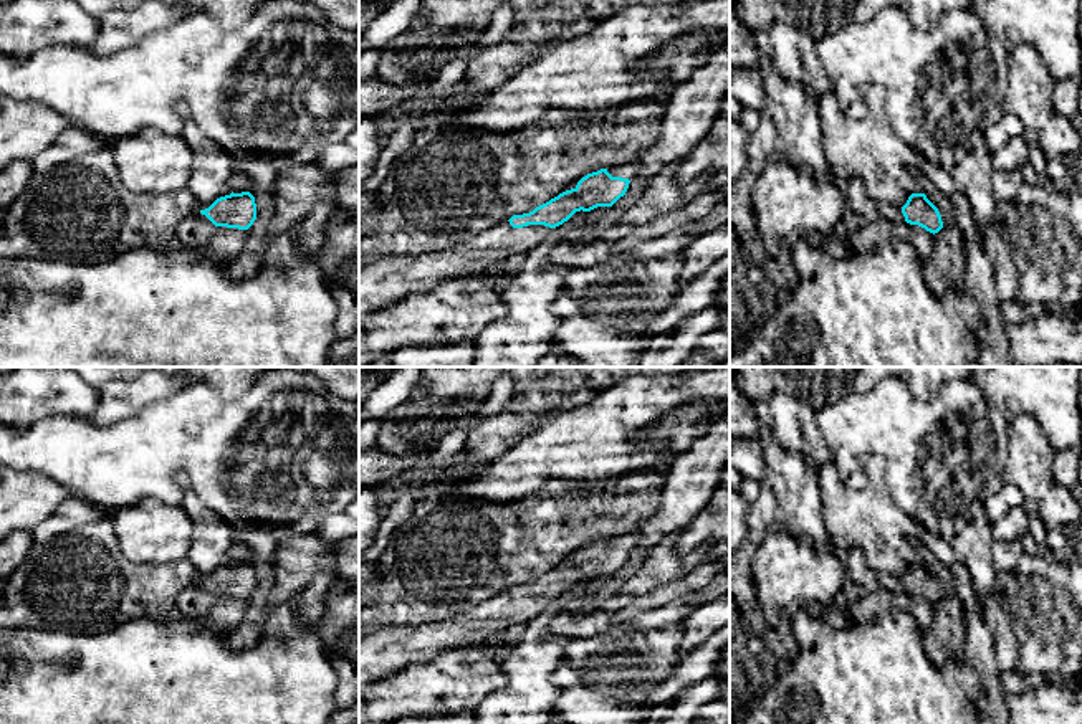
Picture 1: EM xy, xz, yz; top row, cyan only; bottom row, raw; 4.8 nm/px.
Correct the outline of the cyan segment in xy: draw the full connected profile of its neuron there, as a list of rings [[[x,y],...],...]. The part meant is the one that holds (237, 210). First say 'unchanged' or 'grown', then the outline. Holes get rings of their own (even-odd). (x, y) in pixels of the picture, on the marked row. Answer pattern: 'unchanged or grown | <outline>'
unchanged | [[[250,192],[230,193],[200,210],[215,226],[248,230],[256,220],[256,203]]]

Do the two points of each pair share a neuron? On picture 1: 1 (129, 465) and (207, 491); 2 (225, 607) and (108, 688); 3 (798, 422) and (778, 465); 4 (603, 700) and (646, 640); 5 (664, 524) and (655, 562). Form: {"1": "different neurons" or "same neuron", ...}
{"1": "same neuron", "2": "different neurons", "3": "different neurons", "4": "same neuron", "5": "different neurons"}

